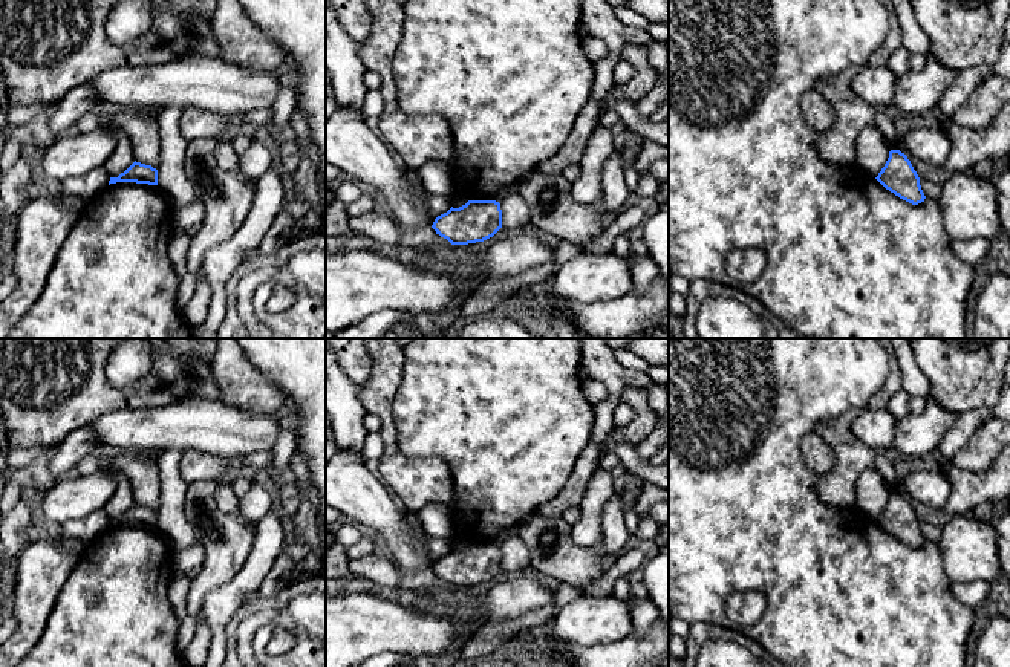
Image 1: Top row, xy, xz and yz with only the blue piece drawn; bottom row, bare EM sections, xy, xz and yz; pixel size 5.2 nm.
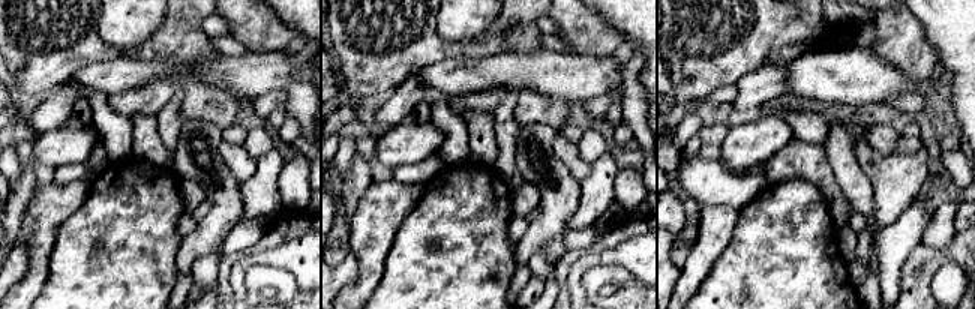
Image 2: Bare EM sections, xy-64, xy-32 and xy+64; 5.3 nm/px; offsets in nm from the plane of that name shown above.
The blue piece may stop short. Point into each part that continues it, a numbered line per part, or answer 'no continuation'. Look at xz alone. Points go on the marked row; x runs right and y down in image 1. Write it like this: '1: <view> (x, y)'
no continuation

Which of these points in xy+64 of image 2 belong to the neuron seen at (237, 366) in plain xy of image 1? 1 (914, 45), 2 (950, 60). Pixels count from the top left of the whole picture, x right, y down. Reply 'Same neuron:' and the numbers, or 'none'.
Same neuron: 1

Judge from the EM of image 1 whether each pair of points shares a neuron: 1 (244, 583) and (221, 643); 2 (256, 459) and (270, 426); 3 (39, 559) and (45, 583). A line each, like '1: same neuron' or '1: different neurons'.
1: same neuron
2: different neurons
3: same neuron

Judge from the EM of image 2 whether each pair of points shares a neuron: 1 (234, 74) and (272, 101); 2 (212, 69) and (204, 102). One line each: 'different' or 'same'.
1: different
2: different

